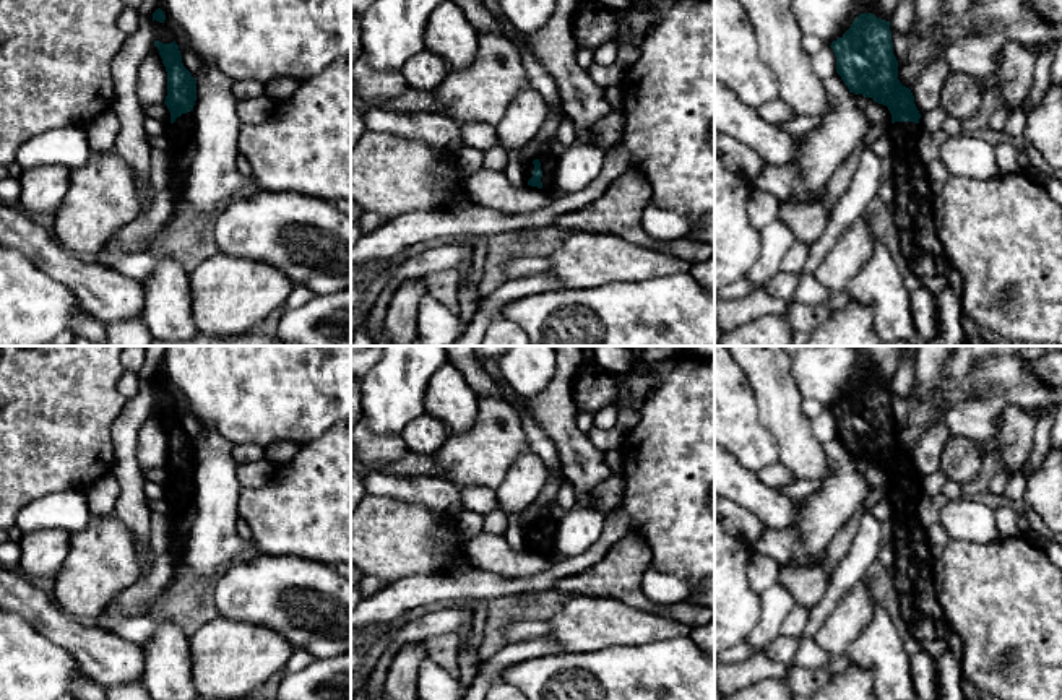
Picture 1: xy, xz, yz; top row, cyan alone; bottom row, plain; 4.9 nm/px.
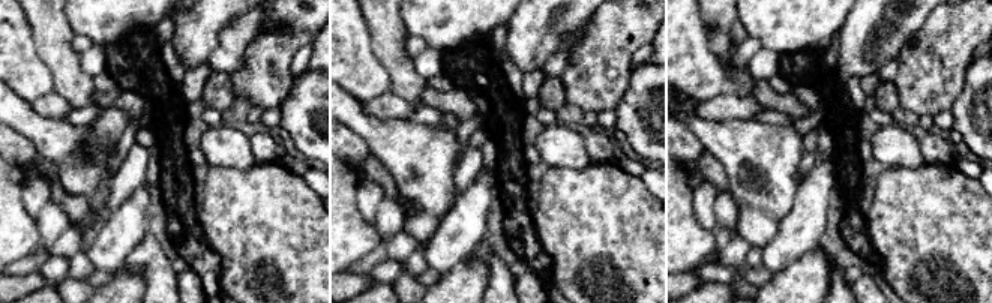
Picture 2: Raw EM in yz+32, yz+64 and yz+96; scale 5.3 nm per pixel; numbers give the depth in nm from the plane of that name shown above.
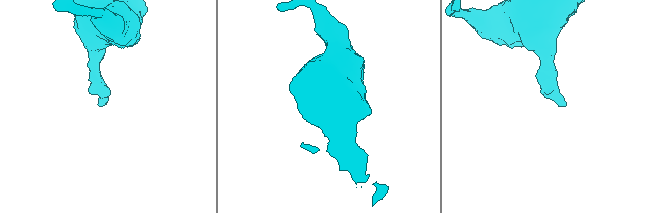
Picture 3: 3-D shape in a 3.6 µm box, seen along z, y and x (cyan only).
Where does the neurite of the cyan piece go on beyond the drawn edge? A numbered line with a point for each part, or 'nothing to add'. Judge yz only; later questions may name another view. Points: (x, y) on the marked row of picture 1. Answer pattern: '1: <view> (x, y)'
1: yz (913, 218)

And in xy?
1: xy (182, 129)

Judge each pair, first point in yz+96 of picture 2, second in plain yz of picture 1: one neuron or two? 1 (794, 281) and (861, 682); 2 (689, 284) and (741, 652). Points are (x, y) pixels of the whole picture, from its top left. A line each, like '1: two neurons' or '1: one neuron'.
1: one neuron
2: two neurons

